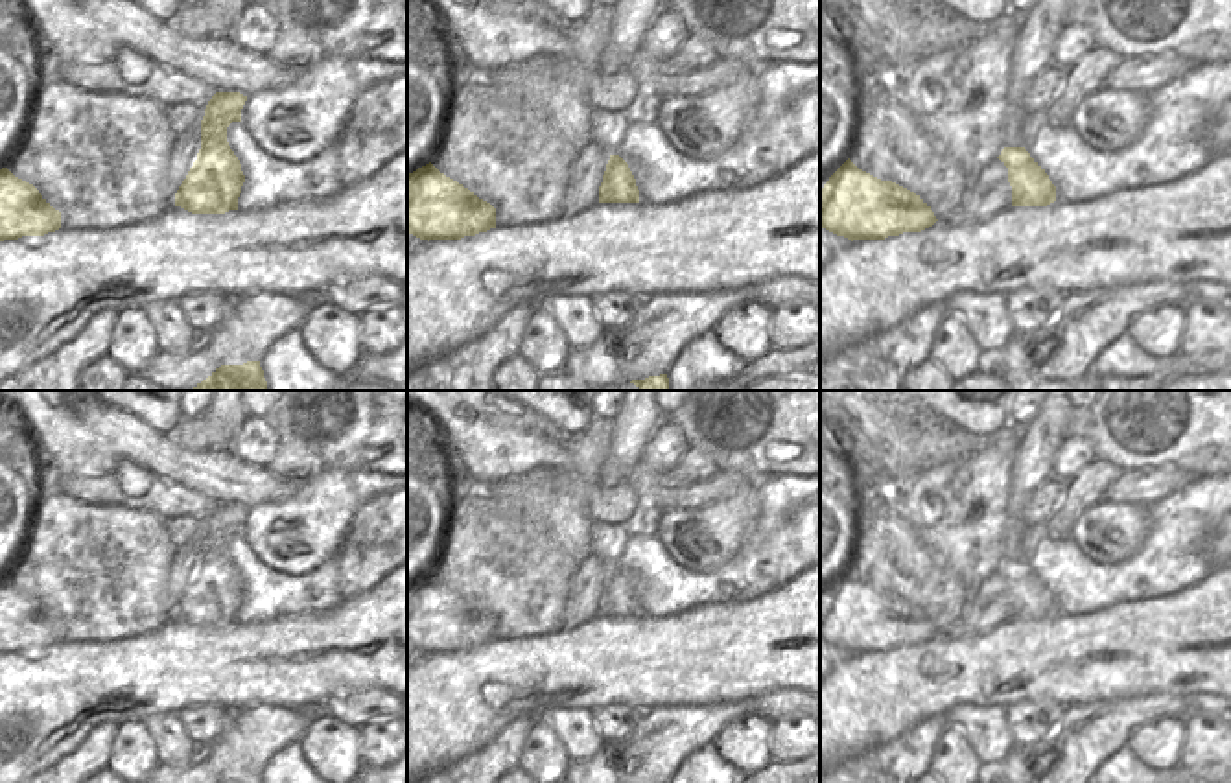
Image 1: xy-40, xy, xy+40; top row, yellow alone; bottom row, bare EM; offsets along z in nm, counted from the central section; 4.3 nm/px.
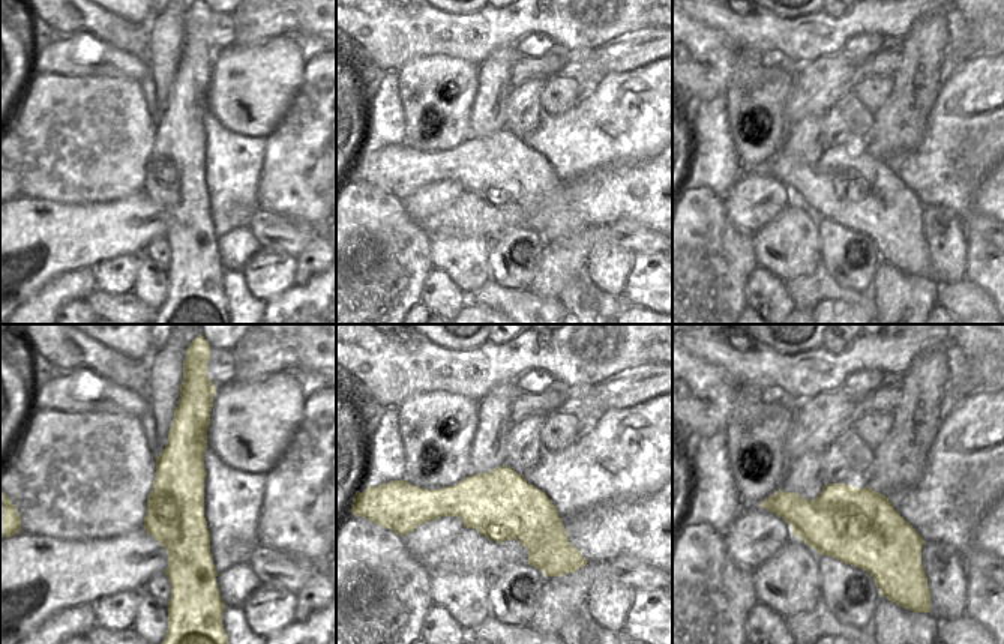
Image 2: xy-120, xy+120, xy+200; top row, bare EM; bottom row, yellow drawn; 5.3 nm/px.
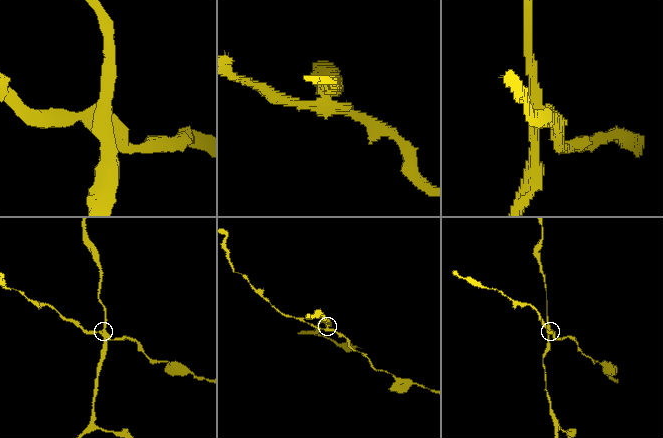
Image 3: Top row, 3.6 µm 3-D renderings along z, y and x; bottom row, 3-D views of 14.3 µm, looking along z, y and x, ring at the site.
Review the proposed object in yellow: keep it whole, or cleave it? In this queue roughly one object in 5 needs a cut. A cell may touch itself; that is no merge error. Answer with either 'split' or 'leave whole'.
split

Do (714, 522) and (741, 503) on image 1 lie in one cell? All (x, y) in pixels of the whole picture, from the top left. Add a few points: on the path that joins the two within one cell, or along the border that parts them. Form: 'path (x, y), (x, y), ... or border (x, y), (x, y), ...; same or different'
path (721, 522), (734, 511); same

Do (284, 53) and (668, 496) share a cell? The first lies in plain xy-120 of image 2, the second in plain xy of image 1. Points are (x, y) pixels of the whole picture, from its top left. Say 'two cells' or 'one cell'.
two cells

